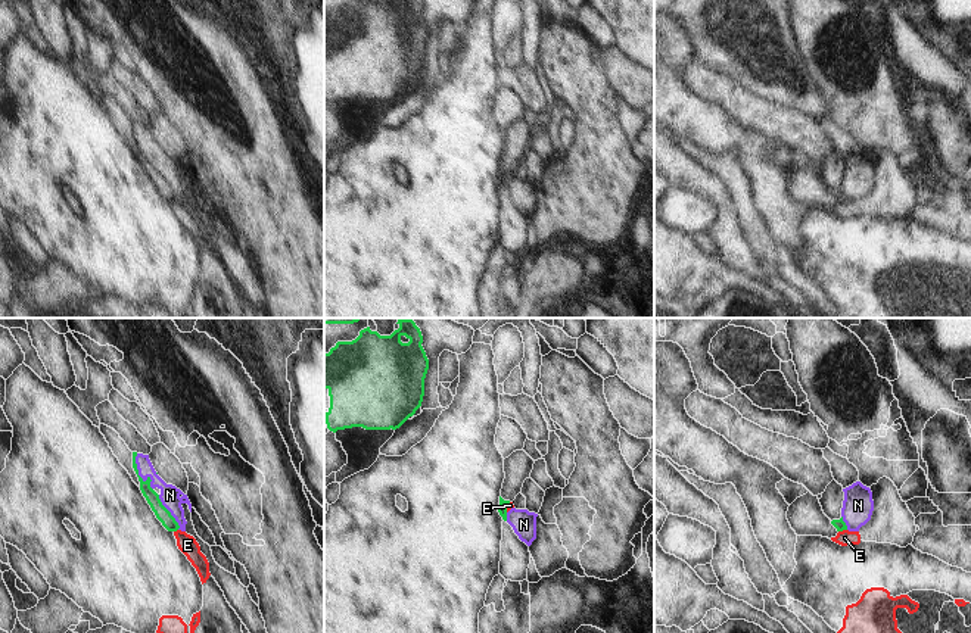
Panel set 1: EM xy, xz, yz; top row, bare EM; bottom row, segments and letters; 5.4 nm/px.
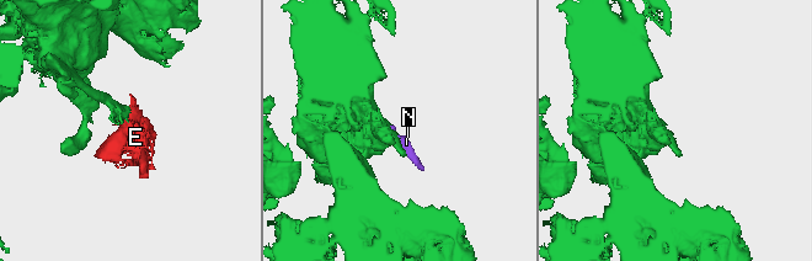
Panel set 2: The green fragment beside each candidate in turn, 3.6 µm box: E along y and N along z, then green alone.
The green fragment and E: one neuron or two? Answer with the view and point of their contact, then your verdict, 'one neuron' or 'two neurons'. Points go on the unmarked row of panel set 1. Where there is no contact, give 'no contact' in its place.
yz (842, 200) | two neurons

